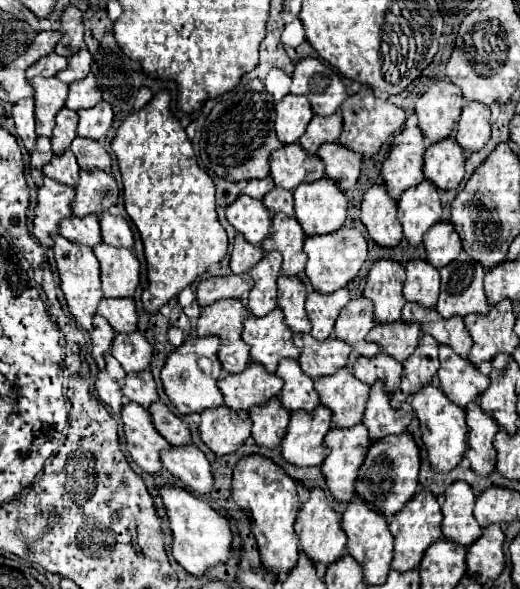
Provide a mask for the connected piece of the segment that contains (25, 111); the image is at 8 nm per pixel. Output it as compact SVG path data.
M26 98L22 102L16 102L12 108L12 118L16 122L16 132L22 140L22 144L26 146L26 150L34 150L34 140L36 140L36 132L34 132L34 102L32 98Z

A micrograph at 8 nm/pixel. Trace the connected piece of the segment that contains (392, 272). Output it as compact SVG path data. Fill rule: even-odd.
M378 260L372 264L372 270L366 278L364 296L374 306L376 322L396 322L400 320L402 306L406 304L402 296L402 284L406 280L406 272L402 264L394 260Z

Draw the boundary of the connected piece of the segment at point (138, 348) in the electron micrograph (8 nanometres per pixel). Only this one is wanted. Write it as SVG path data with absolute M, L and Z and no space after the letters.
M140 332L116 334L110 352L126 372L140 372L148 368L152 360L152 346Z

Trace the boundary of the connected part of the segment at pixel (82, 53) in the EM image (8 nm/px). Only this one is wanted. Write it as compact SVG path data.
M82 48L82 50L78 50L78 52L70 58L68 68L62 70L62 72L58 72L56 76L58 76L62 82L70 84L70 82L74 82L76 78L84 78L84 76L90 72L90 62L92 62L90 52L88 52L86 48Z

